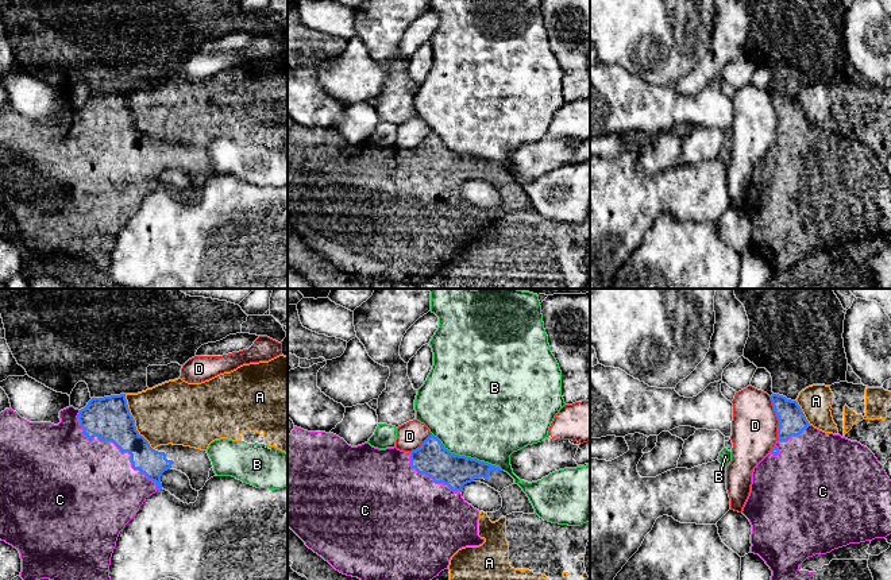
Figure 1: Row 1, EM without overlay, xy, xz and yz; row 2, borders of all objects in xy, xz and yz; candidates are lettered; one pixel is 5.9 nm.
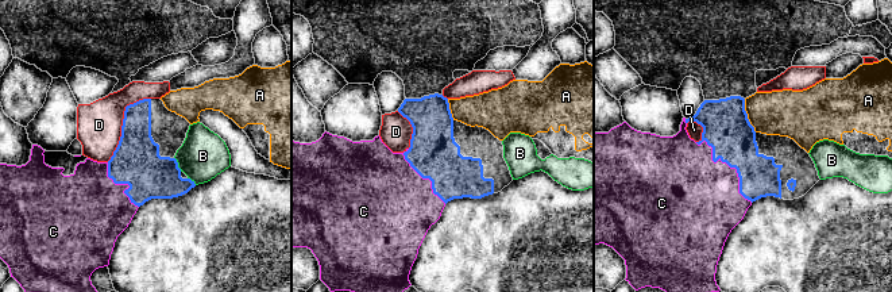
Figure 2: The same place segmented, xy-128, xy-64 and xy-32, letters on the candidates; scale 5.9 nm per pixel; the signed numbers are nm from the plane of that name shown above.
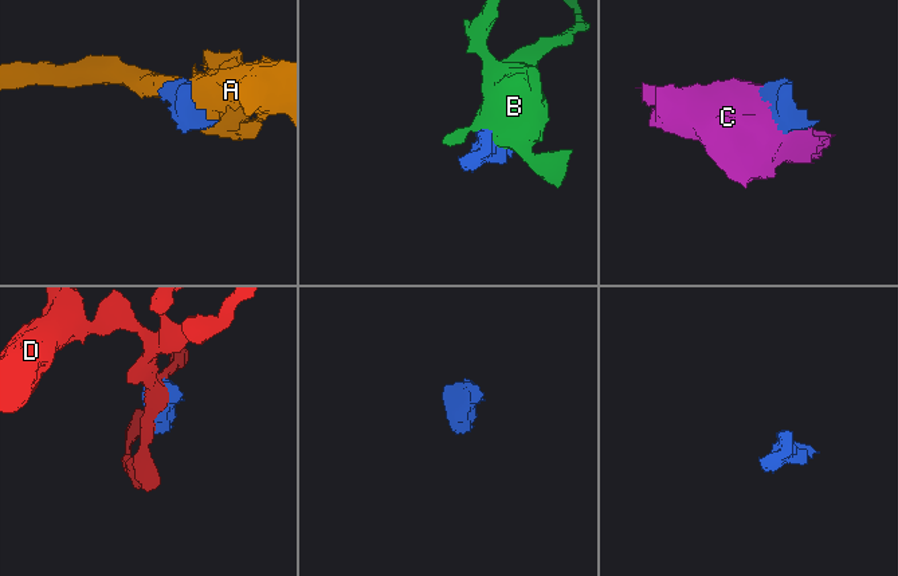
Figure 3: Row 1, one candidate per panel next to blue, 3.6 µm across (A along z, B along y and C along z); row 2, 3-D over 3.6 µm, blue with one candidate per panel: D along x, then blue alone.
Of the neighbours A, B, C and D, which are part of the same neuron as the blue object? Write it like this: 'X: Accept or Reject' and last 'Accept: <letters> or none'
A: Reject
B: Reject
C: Accept
D: Reject
Accept: C

